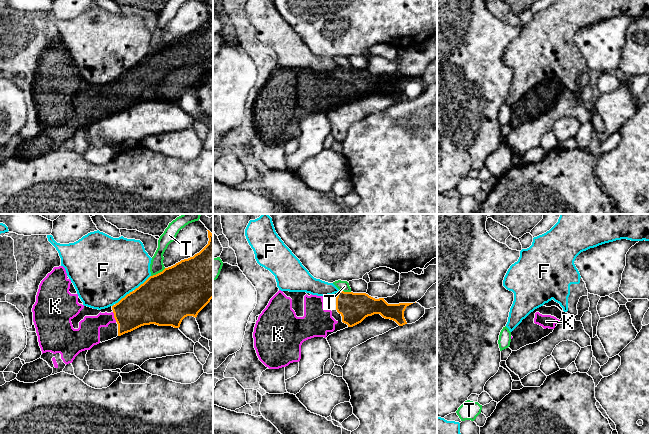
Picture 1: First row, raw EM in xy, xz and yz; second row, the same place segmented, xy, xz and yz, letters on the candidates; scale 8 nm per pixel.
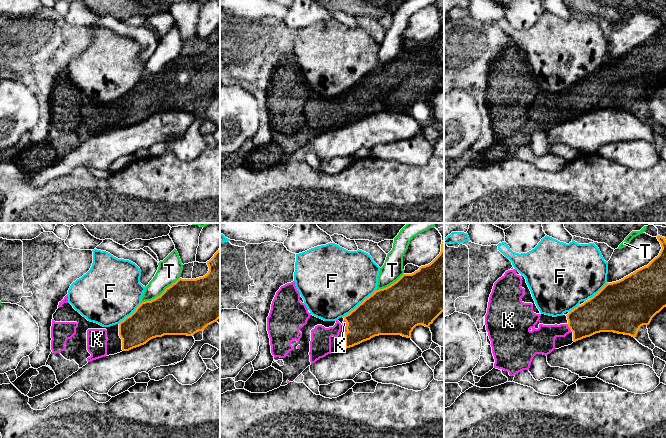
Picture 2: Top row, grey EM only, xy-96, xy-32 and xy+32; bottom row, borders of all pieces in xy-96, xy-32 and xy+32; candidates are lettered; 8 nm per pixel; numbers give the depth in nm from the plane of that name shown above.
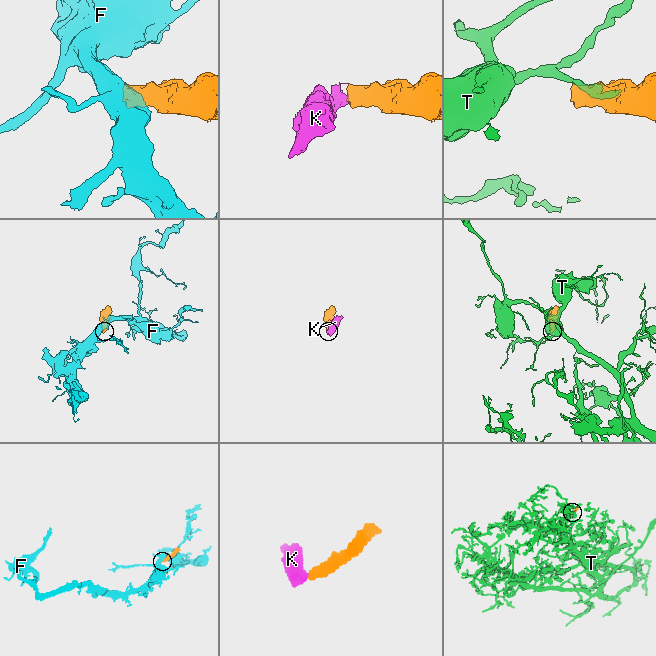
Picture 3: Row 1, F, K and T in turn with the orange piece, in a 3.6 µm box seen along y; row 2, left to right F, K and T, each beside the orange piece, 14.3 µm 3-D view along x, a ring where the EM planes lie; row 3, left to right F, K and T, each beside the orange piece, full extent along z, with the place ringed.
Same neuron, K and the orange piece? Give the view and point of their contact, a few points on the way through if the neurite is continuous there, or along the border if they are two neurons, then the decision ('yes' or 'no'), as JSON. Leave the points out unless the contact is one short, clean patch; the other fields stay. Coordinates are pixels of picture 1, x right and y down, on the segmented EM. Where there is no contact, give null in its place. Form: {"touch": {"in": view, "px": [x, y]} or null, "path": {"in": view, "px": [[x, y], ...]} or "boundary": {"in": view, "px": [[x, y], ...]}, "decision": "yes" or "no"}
{"touch": {"in": "xy", "px": [114, 317]}, "path": {"in": "xy", "px": [[143, 306], [114, 317], [103, 319], [88, 334]]}, "decision": "yes"}

